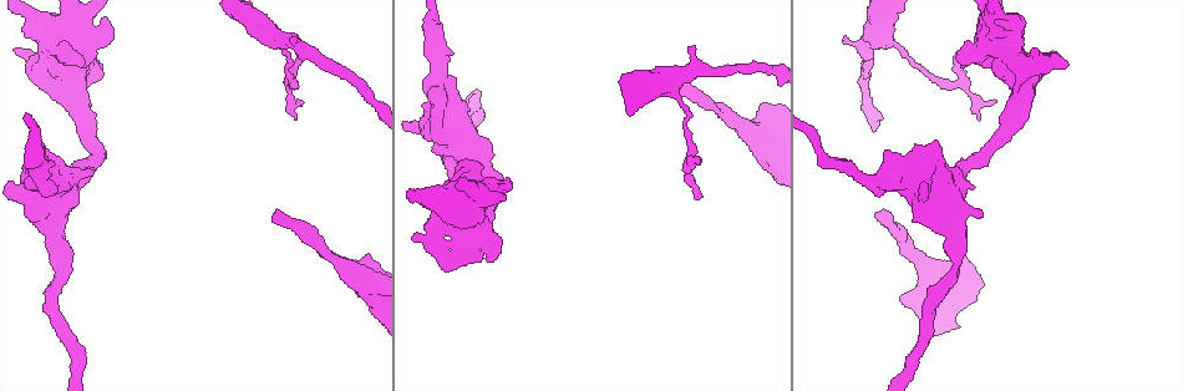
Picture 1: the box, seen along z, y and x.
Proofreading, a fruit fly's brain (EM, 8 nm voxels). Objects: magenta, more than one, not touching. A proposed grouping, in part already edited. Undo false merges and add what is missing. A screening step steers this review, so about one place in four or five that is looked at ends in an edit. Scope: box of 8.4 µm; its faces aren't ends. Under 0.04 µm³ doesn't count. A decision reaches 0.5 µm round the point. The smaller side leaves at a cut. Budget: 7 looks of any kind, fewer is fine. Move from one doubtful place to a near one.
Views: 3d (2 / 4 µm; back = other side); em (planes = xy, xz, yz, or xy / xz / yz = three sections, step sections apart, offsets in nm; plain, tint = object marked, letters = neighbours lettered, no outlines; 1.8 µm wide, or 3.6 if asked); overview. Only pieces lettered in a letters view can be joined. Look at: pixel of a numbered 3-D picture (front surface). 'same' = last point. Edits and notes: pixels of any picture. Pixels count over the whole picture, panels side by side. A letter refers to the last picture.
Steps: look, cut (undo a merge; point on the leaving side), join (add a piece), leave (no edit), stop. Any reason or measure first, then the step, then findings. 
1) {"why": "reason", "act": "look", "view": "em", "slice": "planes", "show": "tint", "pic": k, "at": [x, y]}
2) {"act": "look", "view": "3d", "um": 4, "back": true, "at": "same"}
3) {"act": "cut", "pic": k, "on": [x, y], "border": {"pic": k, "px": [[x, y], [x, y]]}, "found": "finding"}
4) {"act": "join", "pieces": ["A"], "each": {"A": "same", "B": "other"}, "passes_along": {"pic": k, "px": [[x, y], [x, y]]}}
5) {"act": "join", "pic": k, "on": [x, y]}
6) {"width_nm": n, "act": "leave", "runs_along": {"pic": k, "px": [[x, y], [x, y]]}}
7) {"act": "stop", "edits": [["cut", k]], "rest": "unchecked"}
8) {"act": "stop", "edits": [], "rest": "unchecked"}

{"why": "an open end", "act": "look", "view": "em", "um": 3.6, "slice": "planes", "show": "letters", "pic": 1, "at": [277, 215]}

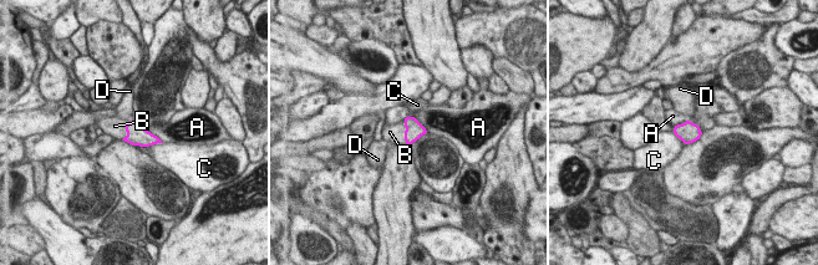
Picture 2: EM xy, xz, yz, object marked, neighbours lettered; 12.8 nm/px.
{"act": "join", "pieces": ["B"], "each": {"A": "other", "B": "same", "C": "other", "D": "other"}, "passes_along": {"pic": 2, "px": [[415, 130], [405, 132], [390, 132]]}, "found": "it goes on there"}

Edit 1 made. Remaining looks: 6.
{"why": "thick end", "act": "look", "view": "em", "slice": "xz", "step": 4, "show": "letters", "pic": 1, "at": [364, 296]}

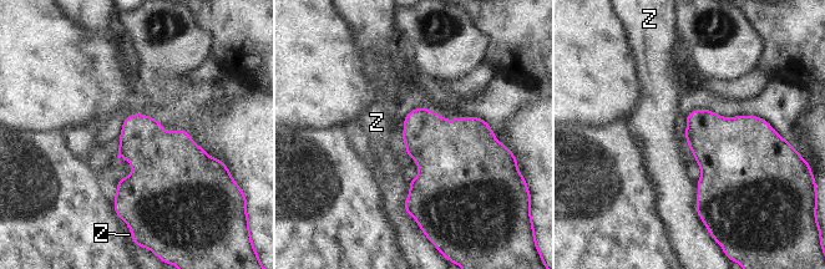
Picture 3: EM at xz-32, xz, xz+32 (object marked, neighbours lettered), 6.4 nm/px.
{"act": "leave", "each": {"Z": "other"}, "border": {"pic": 3, "px": [[409, 181], [403, 207], [415, 219]]}, "found": "no lettered piece goes on from it"}

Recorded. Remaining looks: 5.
{"why": "thick end", "act": "look", "view": "3d", "um": 4, "pic": 1, "at": [983, 216]}

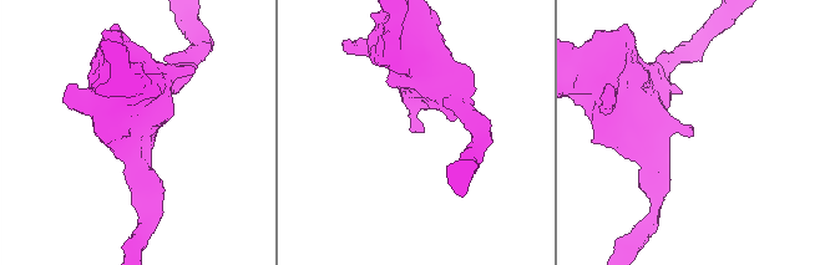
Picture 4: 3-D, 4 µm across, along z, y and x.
{"act": "look", "view": "em", "um": 3.6, "slice": "planes", "show": "letters", "pic": 4, "at": [422, 131]}

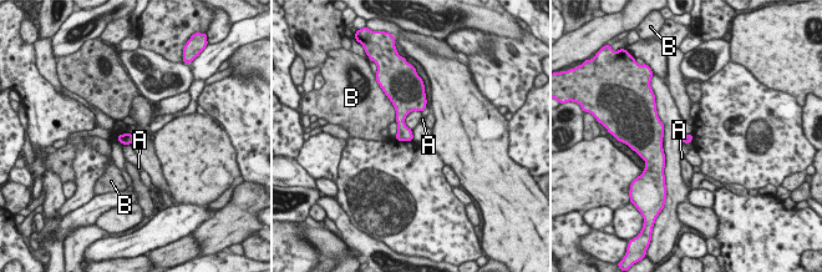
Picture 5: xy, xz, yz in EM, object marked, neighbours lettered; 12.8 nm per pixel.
{"act": "leave", "each": {"A": "other", "B": "other"}, "border": {"pic": 5, "px": [[390, 101], [395, 111], [395, 120]]}, "found": "none of them fits"}

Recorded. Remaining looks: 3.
{"act": "stop", "edits": [["join", 2]], "rest": "unchecked"}

